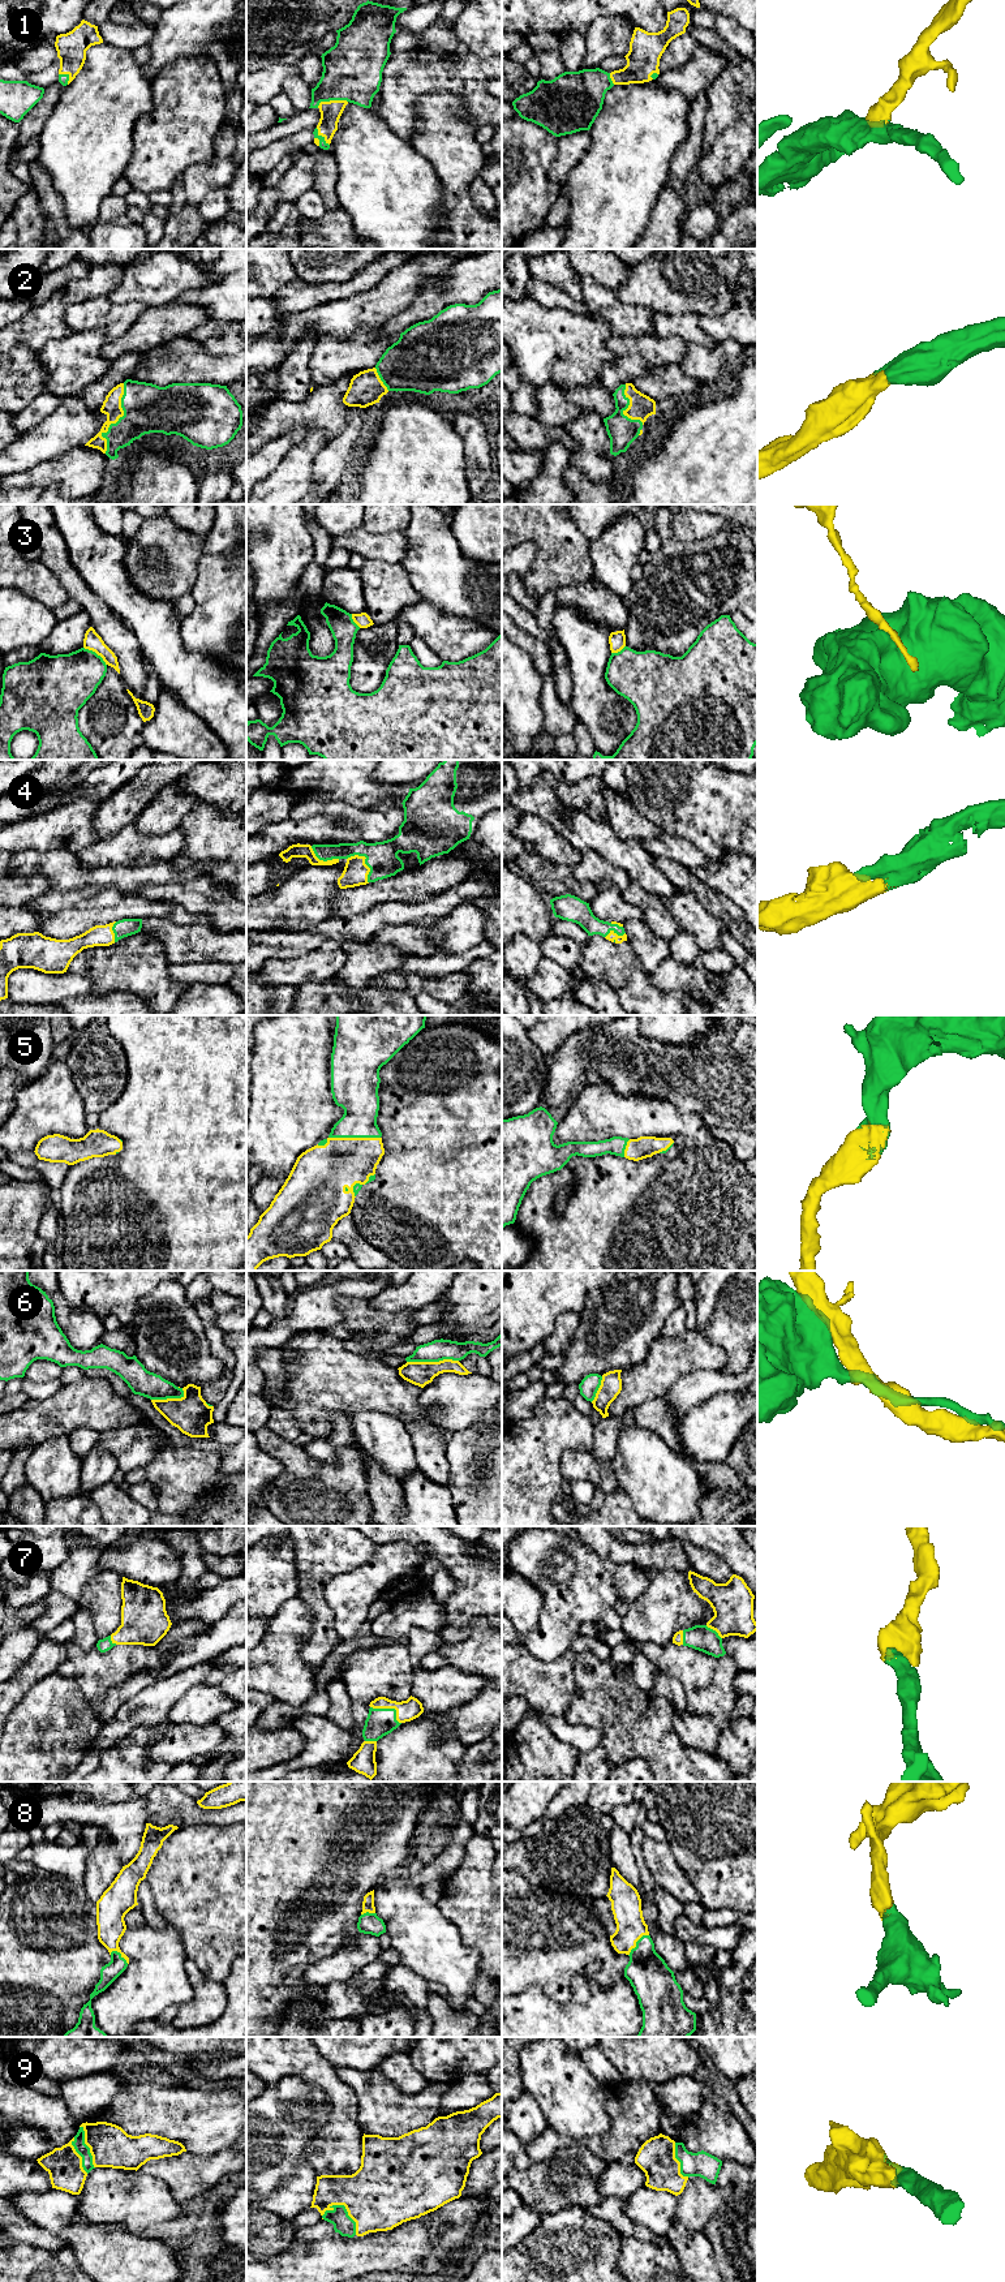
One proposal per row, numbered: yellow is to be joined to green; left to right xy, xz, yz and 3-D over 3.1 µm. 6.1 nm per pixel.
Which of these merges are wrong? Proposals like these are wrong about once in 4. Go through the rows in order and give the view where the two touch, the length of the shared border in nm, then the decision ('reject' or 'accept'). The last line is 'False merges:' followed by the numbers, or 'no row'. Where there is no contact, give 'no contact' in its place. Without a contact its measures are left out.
1: xz | 140 nm | accept
2: xy | 440 nm | accept
3: xy | 180 nm | reject
4: xz | 200 nm | accept
5: xz | 400 nm | accept
6: xz | 320 nm | reject
7: xz | 220 nm | accept
8: yz | 180 nm | accept
9: xz | 240 nm | accept
False merges: 3, 6

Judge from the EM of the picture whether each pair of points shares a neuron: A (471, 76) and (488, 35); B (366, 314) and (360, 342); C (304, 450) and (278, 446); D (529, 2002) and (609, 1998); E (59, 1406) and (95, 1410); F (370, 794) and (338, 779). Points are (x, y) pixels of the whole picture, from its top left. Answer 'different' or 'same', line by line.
A: different
B: different
C: different
D: same
E: same
F: same

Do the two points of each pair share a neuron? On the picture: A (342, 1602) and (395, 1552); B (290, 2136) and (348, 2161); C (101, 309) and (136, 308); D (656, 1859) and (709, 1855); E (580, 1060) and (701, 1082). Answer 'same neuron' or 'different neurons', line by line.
A: same neuron
B: different neurons
C: same neuron
D: different neurons
E: same neuron

